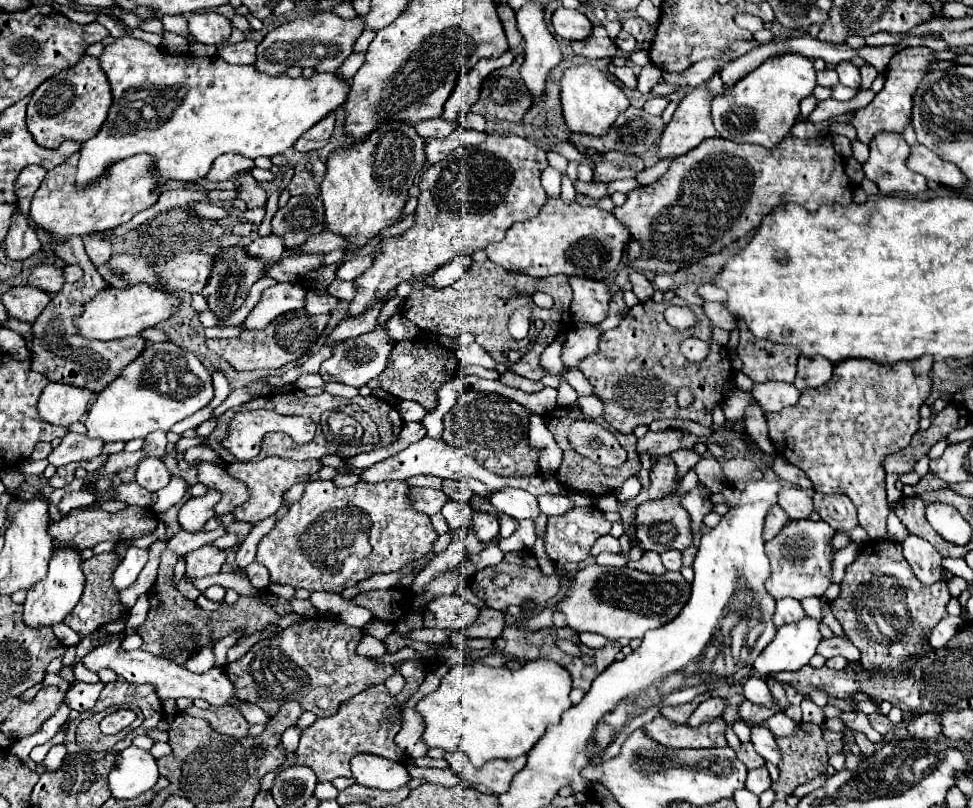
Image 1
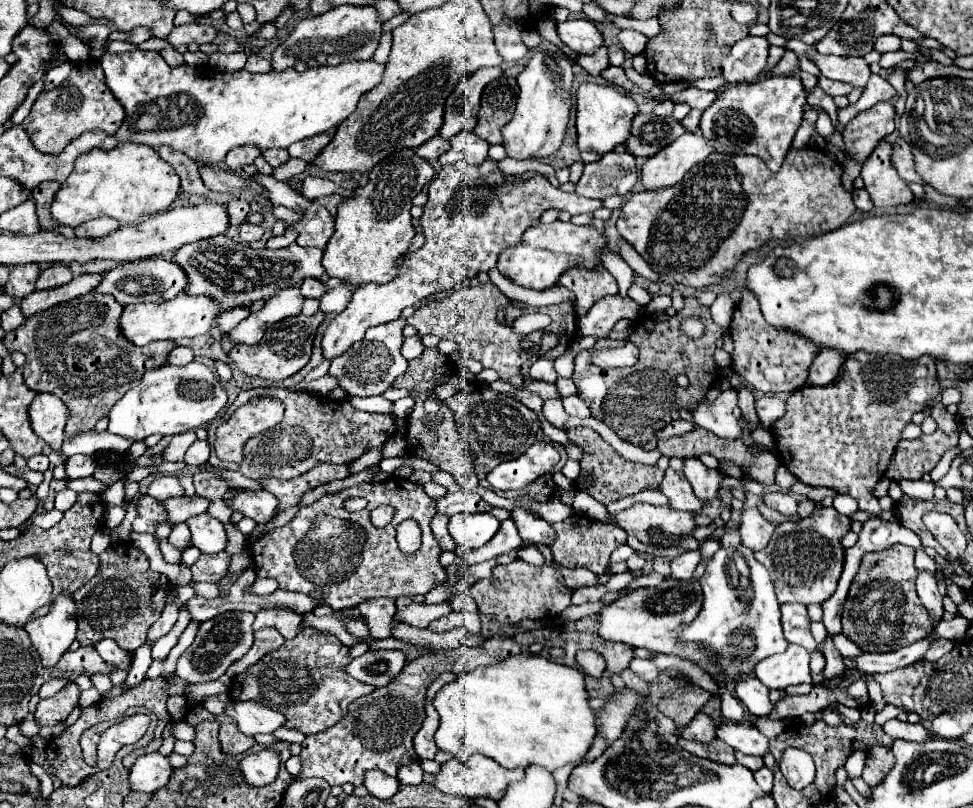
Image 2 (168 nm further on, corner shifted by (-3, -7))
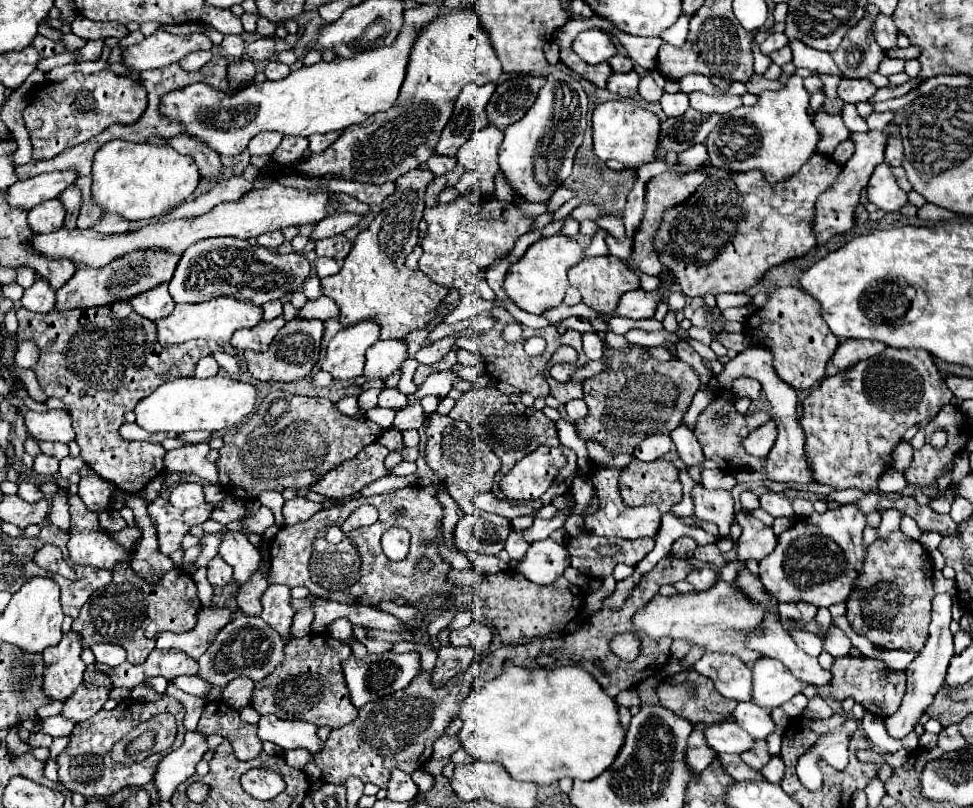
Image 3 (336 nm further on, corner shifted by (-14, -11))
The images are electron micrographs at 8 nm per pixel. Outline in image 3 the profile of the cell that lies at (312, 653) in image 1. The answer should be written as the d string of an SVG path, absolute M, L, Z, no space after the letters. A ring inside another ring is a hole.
M308 634L286 644L286 664L256 684L252 708L260 714L276 714L282 720L304 720L318 728L342 728L356 720L358 710L350 704L350 694L344 684L342 660L350 658L350 646L332 638L330 634Z

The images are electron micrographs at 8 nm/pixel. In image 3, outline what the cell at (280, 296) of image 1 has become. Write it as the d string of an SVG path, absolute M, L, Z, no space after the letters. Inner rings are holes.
M276 318L272 322L262 322L258 328L252 330L238 330L234 332L234 336L230 338L230 344L234 348L242 348L242 350L254 350L254 352L266 352L266 348L270 346L270 340L276 336L276 332L284 326L286 322L282 318Z

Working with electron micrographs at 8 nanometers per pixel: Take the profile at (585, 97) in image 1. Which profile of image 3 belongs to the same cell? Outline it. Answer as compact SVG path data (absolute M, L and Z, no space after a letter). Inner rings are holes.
M610 100L596 106L592 114L592 128L594 128L594 154L600 160L618 160L632 170L638 170L642 164L656 160L660 120L654 112L644 110L640 106L632 106L630 102L624 100Z

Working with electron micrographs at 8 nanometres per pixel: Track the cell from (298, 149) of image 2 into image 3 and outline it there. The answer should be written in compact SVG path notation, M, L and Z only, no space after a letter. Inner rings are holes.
M330 132L330 134L314 134L314 136L308 136L310 140L310 152L324 152L332 142L336 142L336 138L340 136L342 132Z

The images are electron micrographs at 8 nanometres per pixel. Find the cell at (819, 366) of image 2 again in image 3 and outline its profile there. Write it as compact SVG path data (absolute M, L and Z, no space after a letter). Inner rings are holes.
M846 340L838 346L838 350L834 354L834 364L840 370L844 370L844 368L854 366L860 360L880 354L884 348L886 348L886 344L876 342L876 340Z

